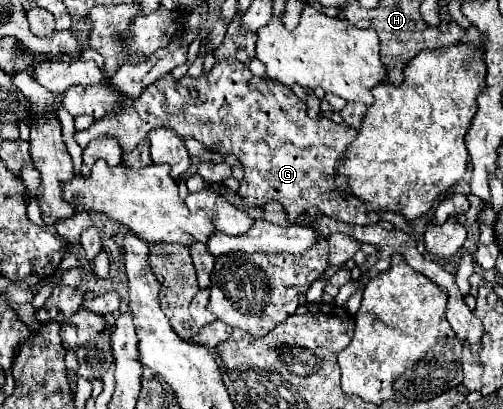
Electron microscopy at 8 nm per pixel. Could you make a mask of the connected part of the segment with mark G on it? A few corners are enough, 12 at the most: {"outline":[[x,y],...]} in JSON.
{"outline":[[226,58],[76,130],[170,128],[244,166],[248,206],[376,224],[336,168],[358,130]]}

